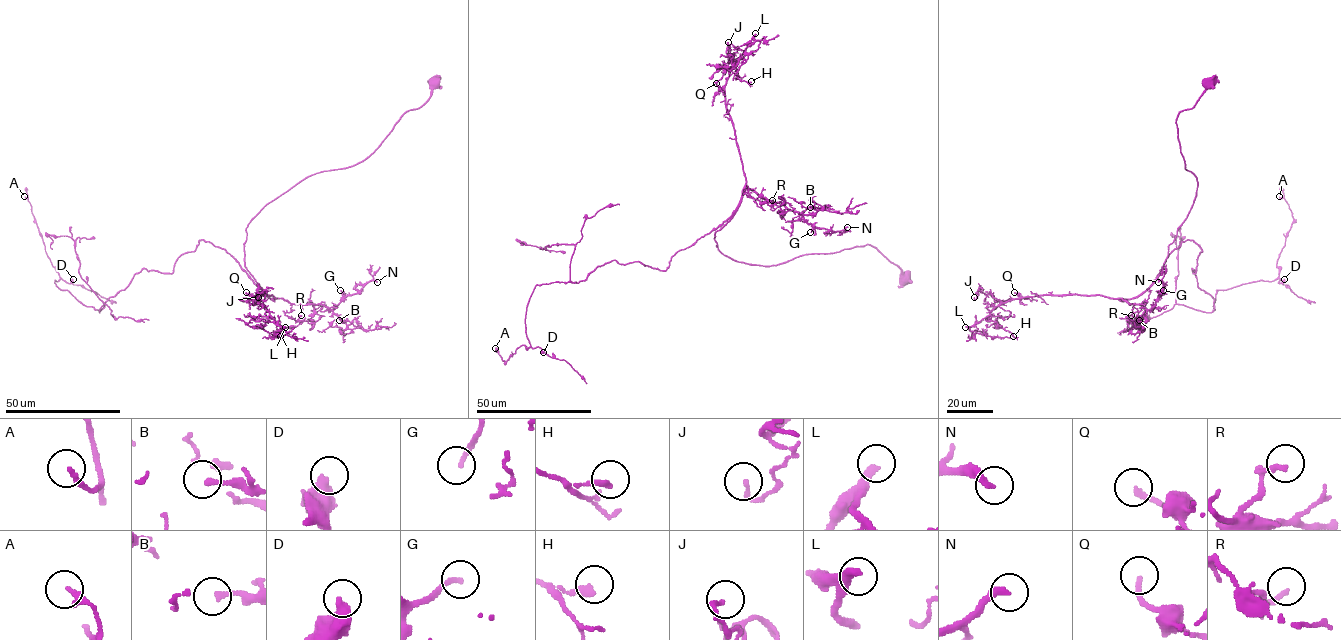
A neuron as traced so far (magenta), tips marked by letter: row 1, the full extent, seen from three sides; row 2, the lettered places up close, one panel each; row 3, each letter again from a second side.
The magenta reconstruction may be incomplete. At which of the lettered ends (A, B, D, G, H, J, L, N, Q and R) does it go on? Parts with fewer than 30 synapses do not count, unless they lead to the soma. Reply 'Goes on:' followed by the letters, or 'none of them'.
Goes on: G, L, N, Q

